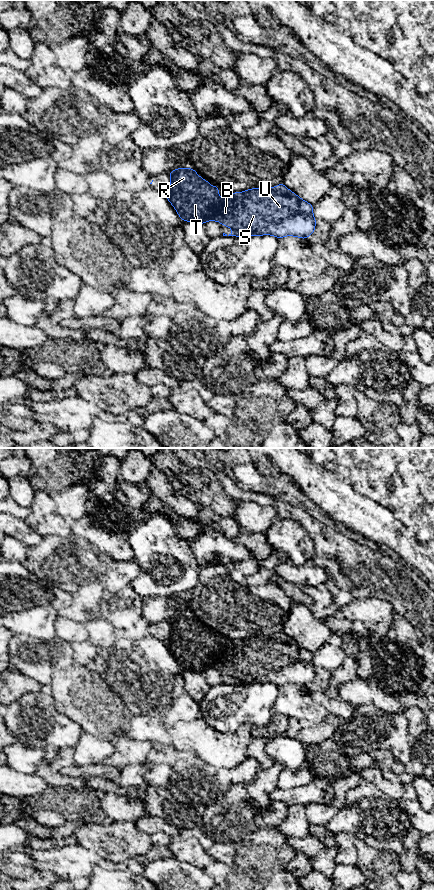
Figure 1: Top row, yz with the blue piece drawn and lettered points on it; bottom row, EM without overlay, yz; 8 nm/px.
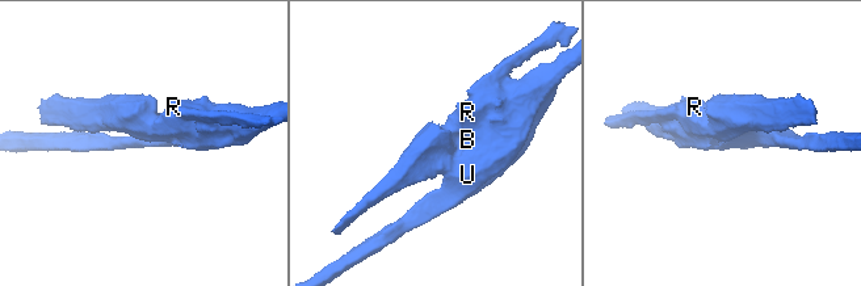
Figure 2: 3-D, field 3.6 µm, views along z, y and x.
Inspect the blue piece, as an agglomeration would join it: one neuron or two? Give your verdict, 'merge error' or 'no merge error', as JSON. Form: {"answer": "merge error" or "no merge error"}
{"answer": "merge error"}

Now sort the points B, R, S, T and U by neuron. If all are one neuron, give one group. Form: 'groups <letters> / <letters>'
groups B S U / R T

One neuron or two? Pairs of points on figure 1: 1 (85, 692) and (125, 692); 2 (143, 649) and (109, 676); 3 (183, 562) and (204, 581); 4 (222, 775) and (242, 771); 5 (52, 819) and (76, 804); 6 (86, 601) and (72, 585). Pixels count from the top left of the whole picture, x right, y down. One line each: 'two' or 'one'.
1: two
2: one
3: two
4: one
5: one
6: two

